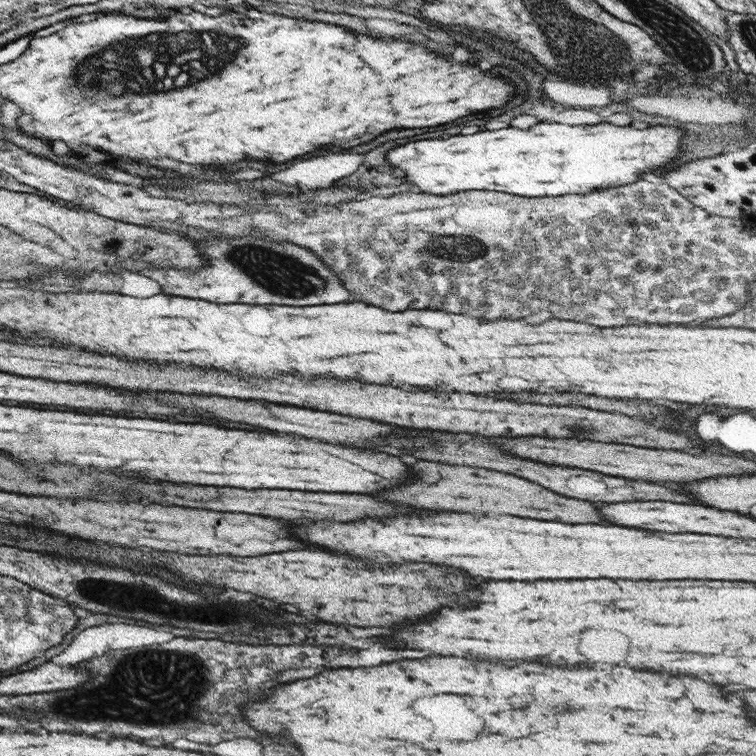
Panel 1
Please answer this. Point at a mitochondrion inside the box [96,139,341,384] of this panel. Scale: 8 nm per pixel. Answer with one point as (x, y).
(284, 275)

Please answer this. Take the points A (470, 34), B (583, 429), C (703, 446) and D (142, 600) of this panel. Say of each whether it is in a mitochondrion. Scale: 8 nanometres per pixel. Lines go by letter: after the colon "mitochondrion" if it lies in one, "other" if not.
A: other
B: mitochondrion
C: other
D: mitochondrion

